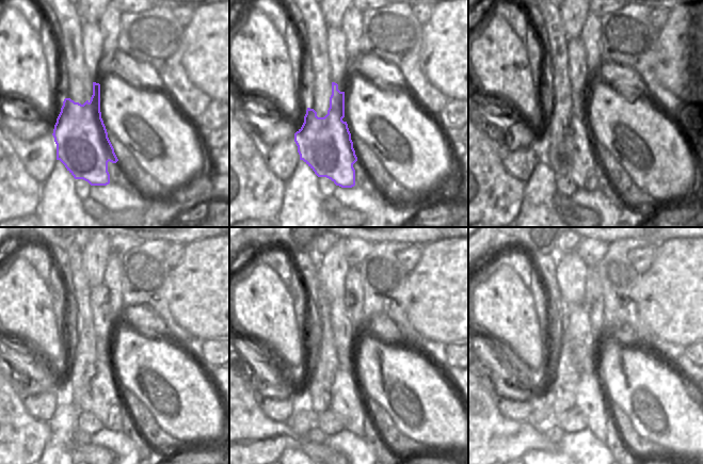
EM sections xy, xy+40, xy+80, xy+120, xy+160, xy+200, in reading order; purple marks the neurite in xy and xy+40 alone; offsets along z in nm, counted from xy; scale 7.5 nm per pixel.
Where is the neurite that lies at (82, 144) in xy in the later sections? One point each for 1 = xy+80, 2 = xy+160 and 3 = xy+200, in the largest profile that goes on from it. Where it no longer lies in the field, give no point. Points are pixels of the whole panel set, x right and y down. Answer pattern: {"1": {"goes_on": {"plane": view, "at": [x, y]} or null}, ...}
{"1": {"goes_on": {"plane": "xy+80", "at": [573, 155]}}, "2": {"goes_on": {"plane": "xy+160", "at": [348, 401]}}, "3": {"goes_on": {"plane": "xy+200", "at": [590, 398]}}}

